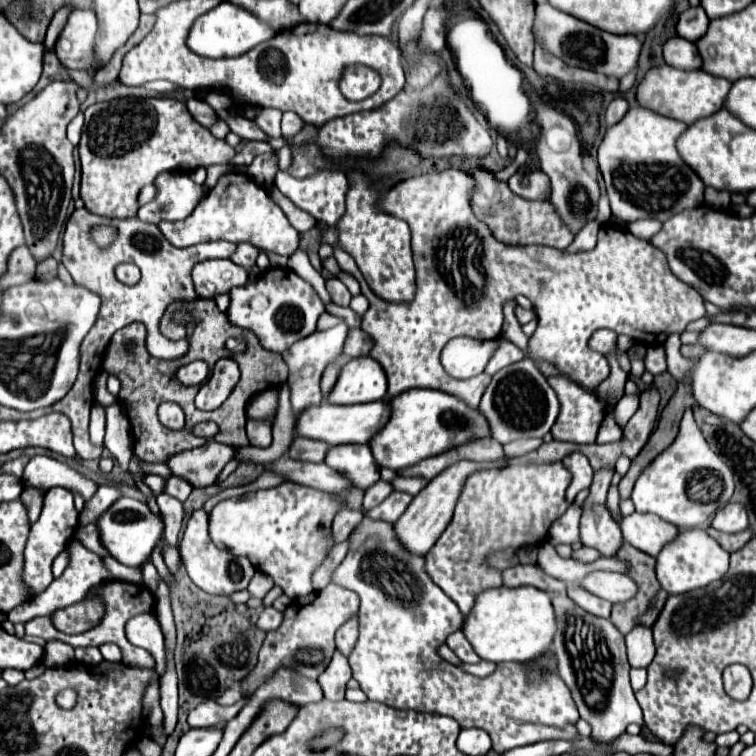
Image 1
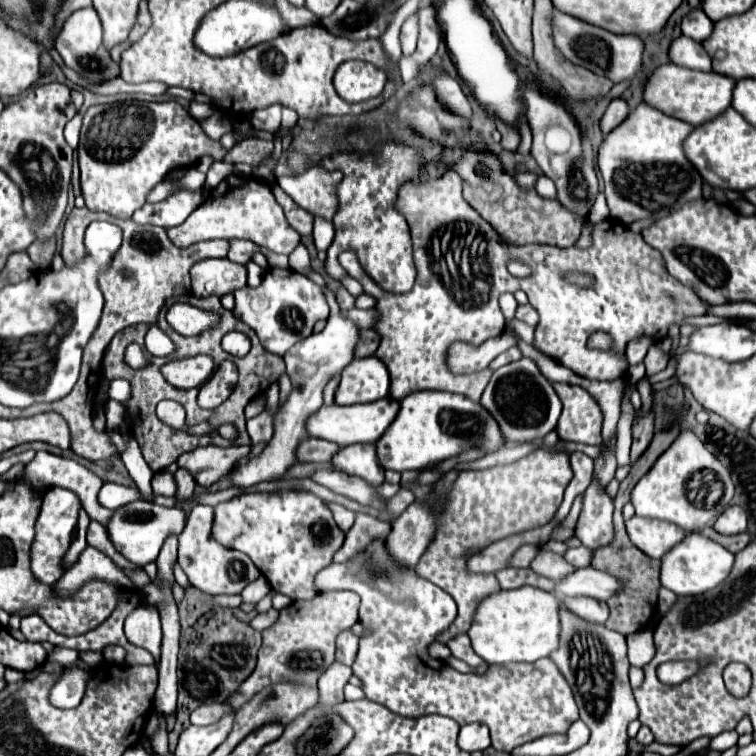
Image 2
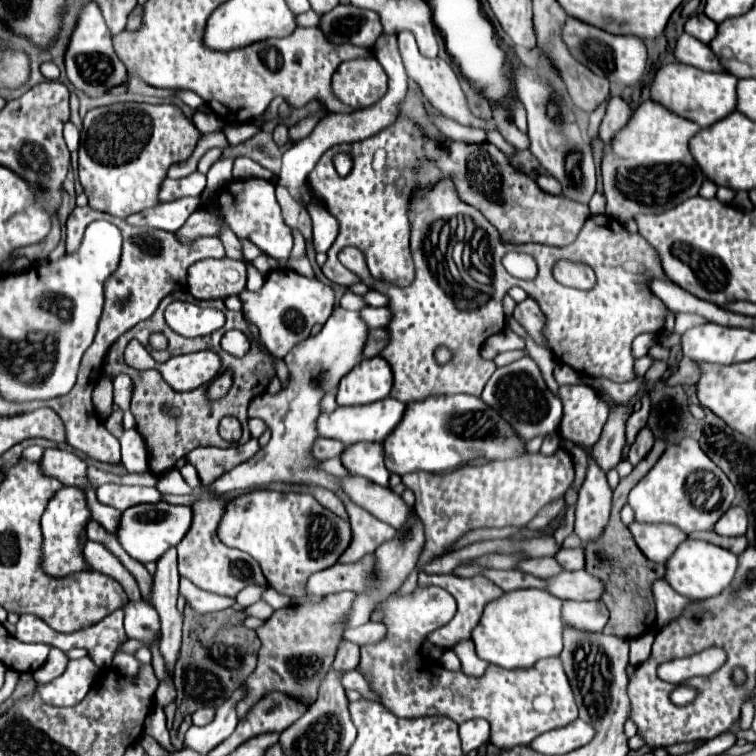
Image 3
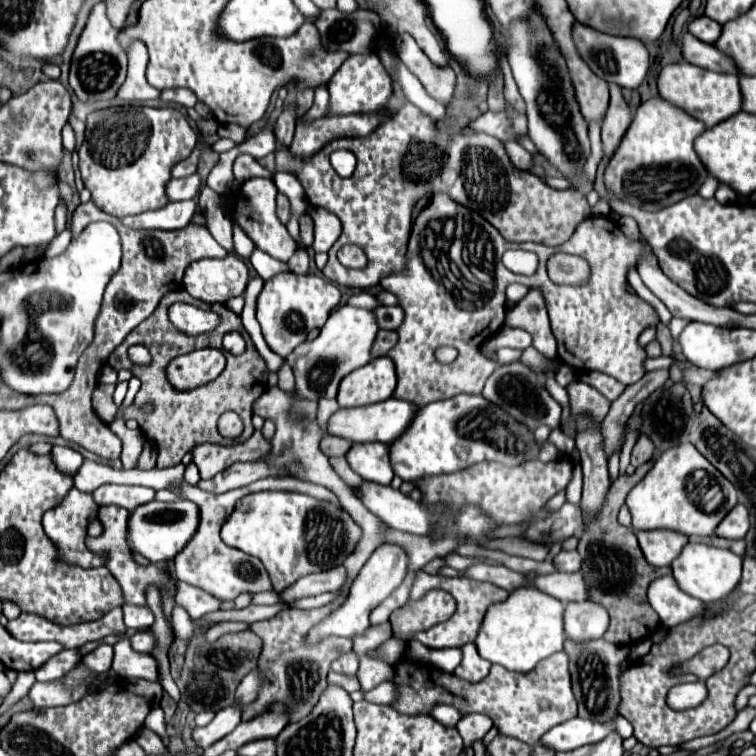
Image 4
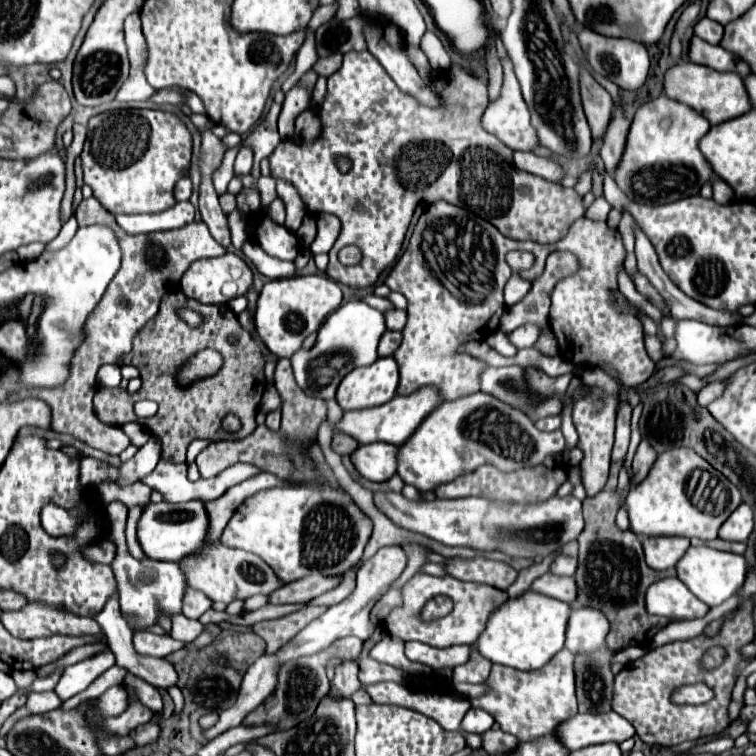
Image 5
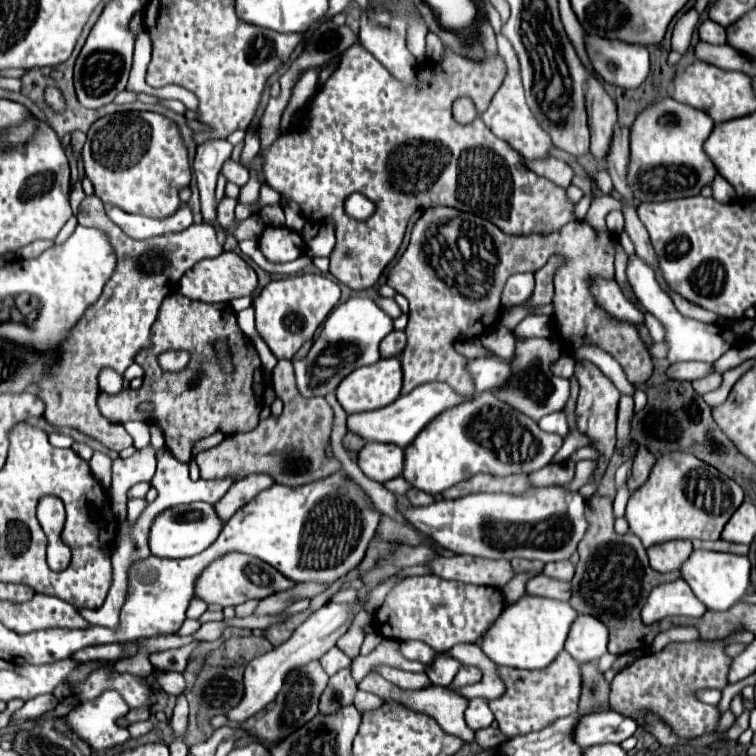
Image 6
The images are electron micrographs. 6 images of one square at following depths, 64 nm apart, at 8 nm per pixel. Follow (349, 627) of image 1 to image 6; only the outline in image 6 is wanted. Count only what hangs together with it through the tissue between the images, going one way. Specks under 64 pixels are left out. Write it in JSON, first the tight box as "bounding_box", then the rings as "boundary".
{"bounding_box":[320,668,358,712],"boundary":[[[350,668],[338,670],[330,678],[330,682],[320,698],[320,712],[336,712],[342,706],[350,706],[356,692],[358,692],[358,684],[352,678]]]}

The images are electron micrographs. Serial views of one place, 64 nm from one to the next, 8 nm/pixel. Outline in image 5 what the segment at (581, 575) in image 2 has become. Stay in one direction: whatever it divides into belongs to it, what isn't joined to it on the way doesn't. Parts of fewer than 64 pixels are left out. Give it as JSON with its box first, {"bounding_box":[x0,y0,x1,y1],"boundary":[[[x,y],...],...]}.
{"bounding_box":[532,572,578,604],"boundary":[[[546,572],[544,576],[536,578],[532,582],[532,590],[562,600],[566,604],[574,602],[574,596],[578,596],[578,586],[574,584],[574,578],[566,578],[566,576],[554,576],[550,572]]]}

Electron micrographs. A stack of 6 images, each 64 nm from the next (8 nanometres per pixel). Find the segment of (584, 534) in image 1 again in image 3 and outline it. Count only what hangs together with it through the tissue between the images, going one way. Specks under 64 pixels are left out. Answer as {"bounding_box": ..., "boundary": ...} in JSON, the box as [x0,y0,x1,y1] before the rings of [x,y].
{"bounding_box":[574,456,612,544],"boundary":[[[590,456],[590,466],[586,474],[586,482],[578,492],[576,502],[576,528],[574,532],[580,536],[584,544],[602,536],[612,508],[612,490],[606,482],[606,474],[596,466]]]}

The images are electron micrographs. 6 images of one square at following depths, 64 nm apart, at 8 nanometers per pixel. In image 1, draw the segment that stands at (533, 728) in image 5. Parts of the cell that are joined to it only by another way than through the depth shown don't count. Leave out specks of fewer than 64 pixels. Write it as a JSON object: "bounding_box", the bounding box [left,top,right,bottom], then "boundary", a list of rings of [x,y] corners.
{"bounding_box":[332,518,594,754],"boundary":[[[364,518],[350,534],[350,552],[346,560],[336,568],[332,582],[342,588],[354,590],[360,596],[358,610],[359,636],[354,650],[348,656],[352,676],[358,680],[362,692],[368,700],[388,704],[392,708],[408,708],[418,712],[436,712],[442,716],[454,718],[460,728],[484,728],[492,738],[492,748],[498,754],[512,750],[516,746],[536,744],[544,740],[574,740],[574,750],[594,748],[594,740],[586,736],[586,740],[578,740],[576,722],[580,716],[570,690],[564,680],[556,672],[542,674],[534,670],[528,678],[526,668],[522,664],[498,664],[496,672],[478,678],[474,674],[464,672],[462,668],[442,660],[438,656],[438,648],[446,642],[446,638],[462,628],[464,616],[460,608],[448,598],[428,576],[424,556],[410,556],[398,540],[394,540],[394,524],[382,520]]]}

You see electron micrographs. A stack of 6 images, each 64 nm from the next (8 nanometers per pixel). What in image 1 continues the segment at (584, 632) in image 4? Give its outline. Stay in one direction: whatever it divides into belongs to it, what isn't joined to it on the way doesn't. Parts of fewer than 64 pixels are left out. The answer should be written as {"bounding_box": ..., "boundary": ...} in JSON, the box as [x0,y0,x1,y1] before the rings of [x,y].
{"bounding_box":[568,586,612,618],"boundary":[[[568,586],[568,596],[580,606],[584,608],[586,612],[594,614],[594,616],[600,616],[600,618],[608,618],[610,616],[610,610],[612,610],[612,604],[586,592],[582,586]]]}

